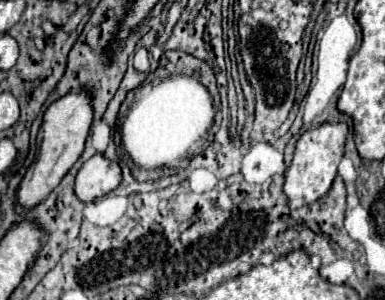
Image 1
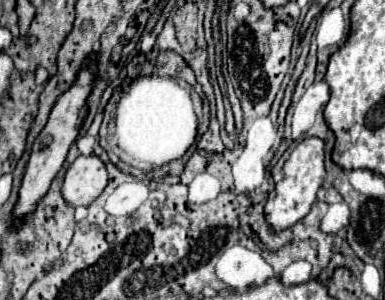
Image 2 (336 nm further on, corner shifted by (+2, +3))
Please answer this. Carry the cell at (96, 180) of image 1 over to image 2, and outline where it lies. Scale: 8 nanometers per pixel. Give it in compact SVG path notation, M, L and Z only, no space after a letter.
M80 155L66 171L62 183L62 197L68 205L88 207L108 185L104 163L96 155Z

